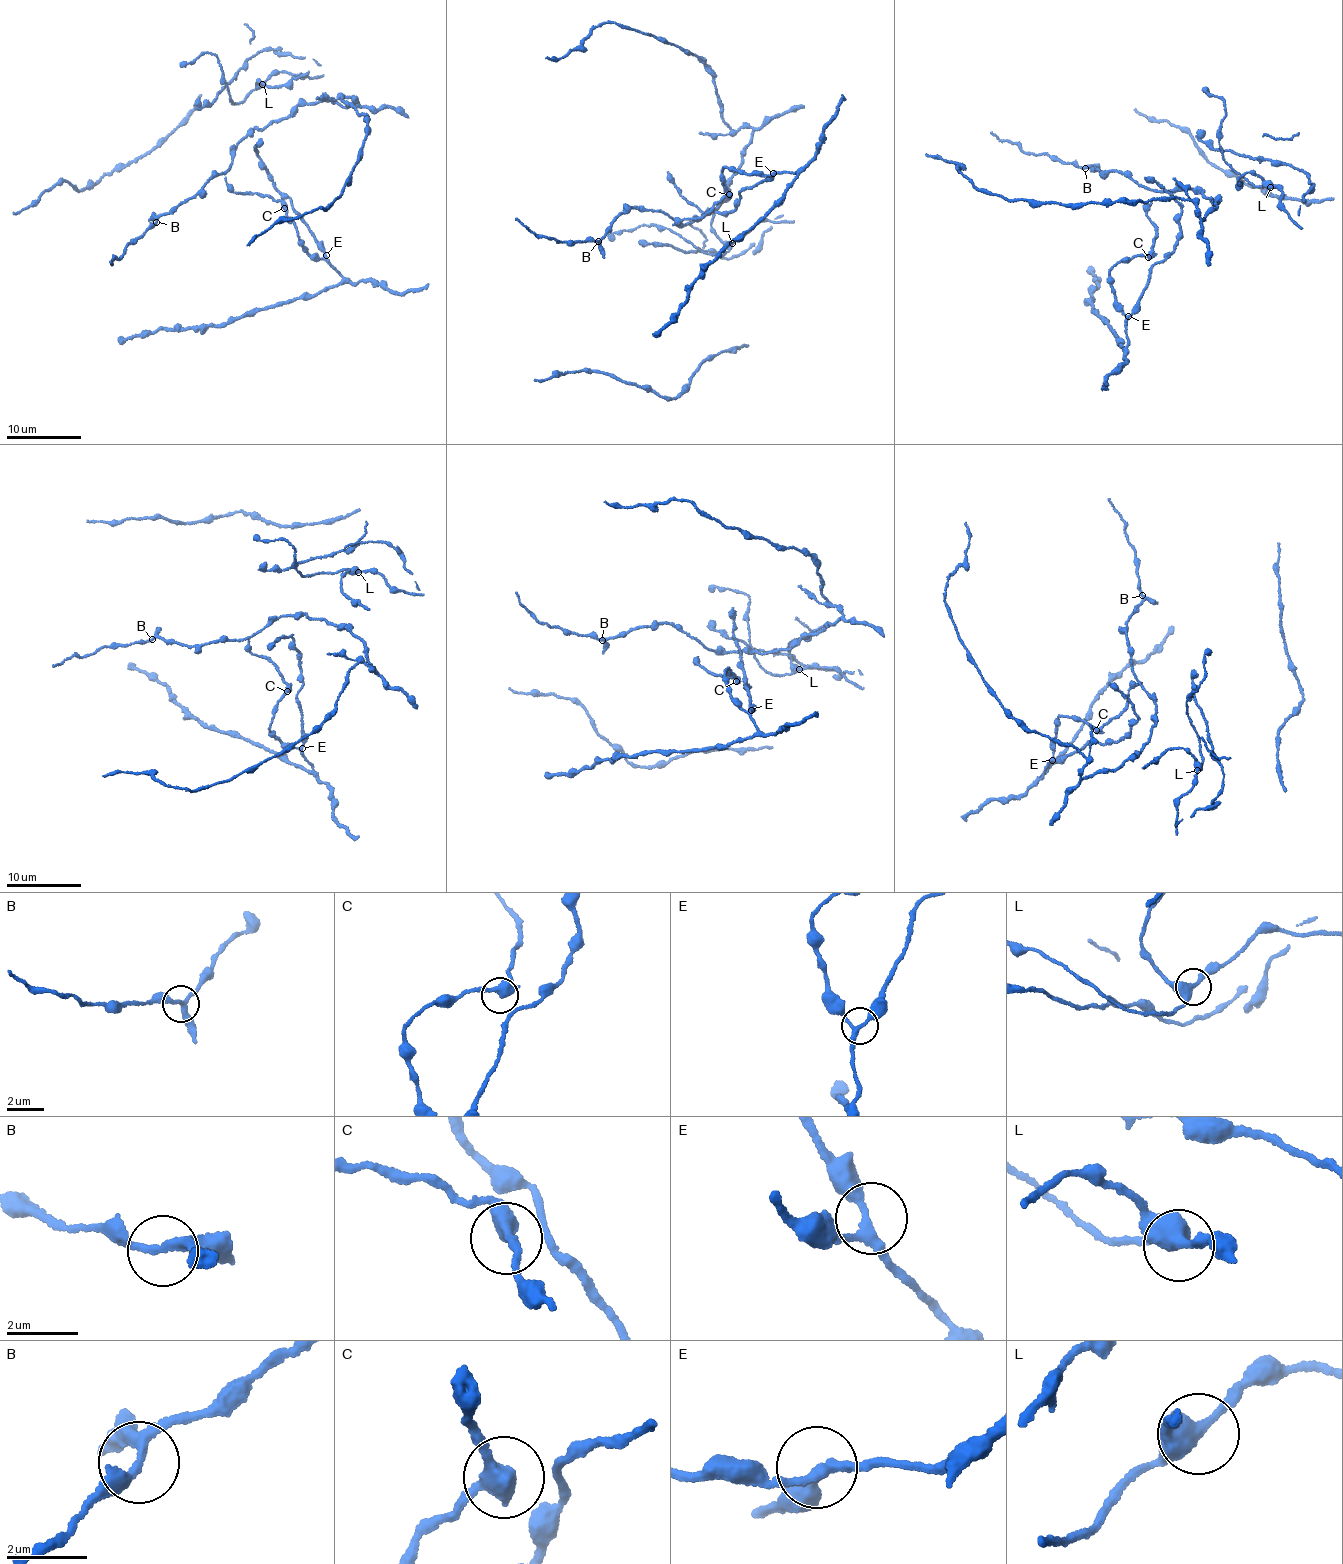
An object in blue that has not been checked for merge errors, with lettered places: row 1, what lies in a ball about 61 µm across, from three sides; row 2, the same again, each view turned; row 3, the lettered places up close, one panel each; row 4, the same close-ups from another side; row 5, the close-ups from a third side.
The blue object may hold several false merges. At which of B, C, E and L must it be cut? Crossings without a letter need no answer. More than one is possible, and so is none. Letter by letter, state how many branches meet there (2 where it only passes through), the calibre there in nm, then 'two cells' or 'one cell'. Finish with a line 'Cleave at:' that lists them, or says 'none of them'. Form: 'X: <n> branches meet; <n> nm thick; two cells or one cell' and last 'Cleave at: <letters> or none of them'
B: 3 branches meet; 220 nm thick; one cell
C: 3 branches meet; 340 nm thick; one cell
E: 3 branches meet; 240 nm thick; one cell
L: 3 branches meet; 380 nm thick; one cell
Cleave at: none of them

